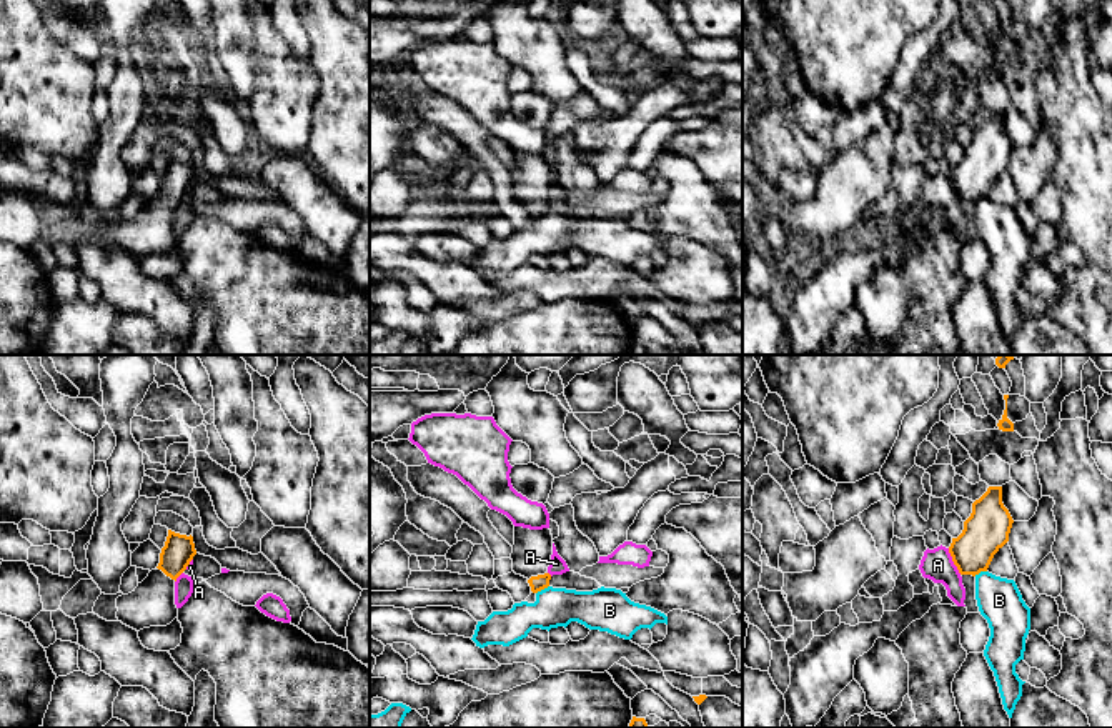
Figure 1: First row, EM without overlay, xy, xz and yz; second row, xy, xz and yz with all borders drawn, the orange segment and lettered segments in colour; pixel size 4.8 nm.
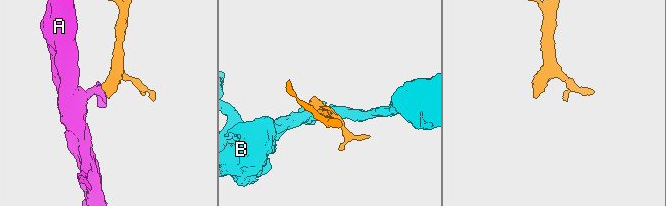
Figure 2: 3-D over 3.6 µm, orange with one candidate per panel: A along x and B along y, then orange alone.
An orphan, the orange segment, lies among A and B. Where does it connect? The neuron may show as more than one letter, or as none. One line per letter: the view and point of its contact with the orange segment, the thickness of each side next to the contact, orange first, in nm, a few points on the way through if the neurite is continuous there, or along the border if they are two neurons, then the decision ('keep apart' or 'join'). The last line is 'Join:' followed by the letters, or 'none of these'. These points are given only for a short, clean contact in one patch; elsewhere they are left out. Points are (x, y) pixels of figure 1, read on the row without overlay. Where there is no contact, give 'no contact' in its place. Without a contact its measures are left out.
A: yz (953, 187) | 220/150 nm | along yz (948, 175), (953, 190), (961, 200) | keep apart
B: xz (541, 215) | 70/190 nm | along xz (548, 212), (536, 220) | keep apart
Join: none of these

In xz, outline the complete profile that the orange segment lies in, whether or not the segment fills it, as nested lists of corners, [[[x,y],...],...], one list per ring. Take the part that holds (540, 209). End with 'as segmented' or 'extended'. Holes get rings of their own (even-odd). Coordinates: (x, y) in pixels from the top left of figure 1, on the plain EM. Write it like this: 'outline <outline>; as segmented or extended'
outline [[[514,153],[513,198],[528,207],[531,218],[538,220],[549,213],[548,200],[553,182],[553,162],[549,155],[529,157]]]; extended

